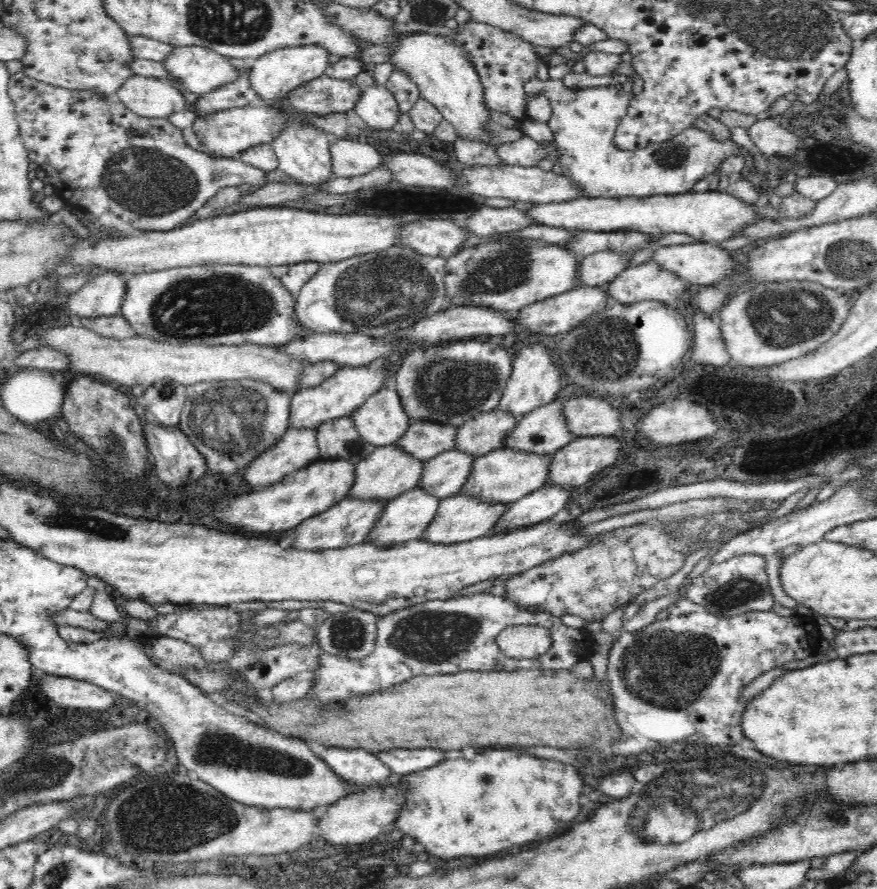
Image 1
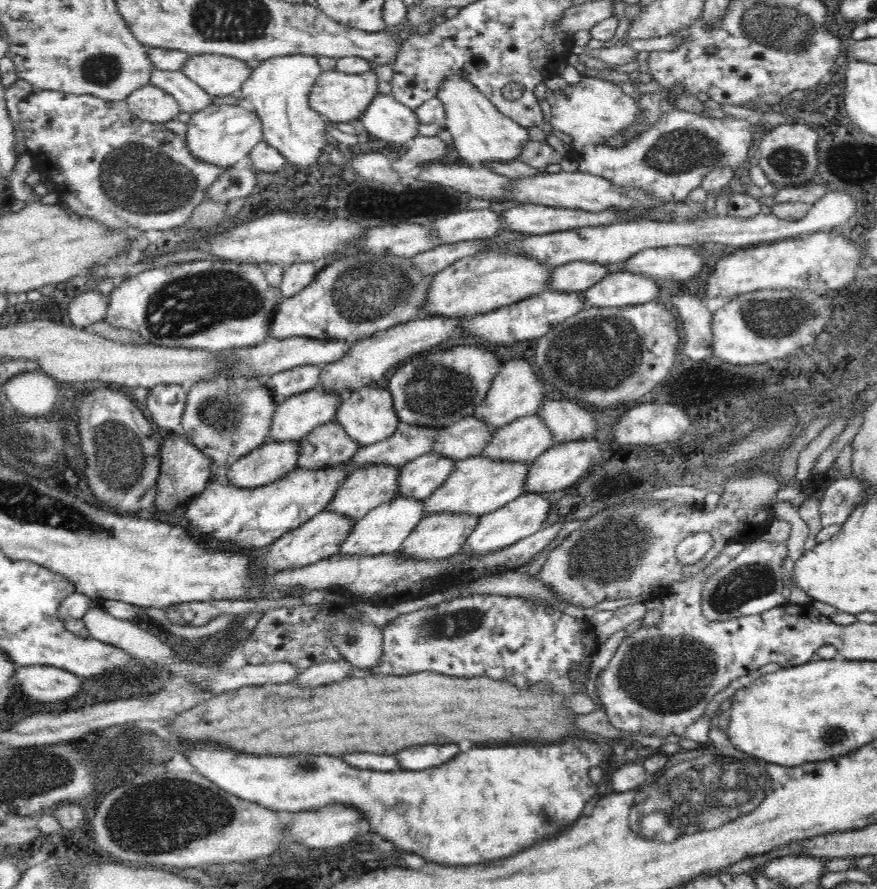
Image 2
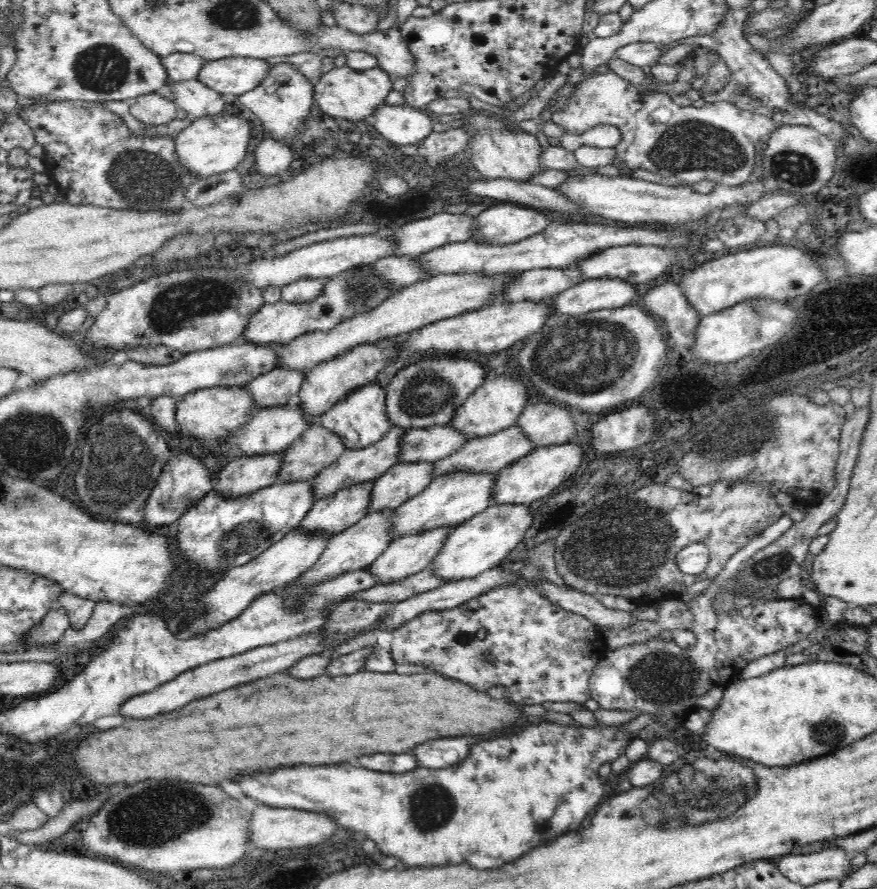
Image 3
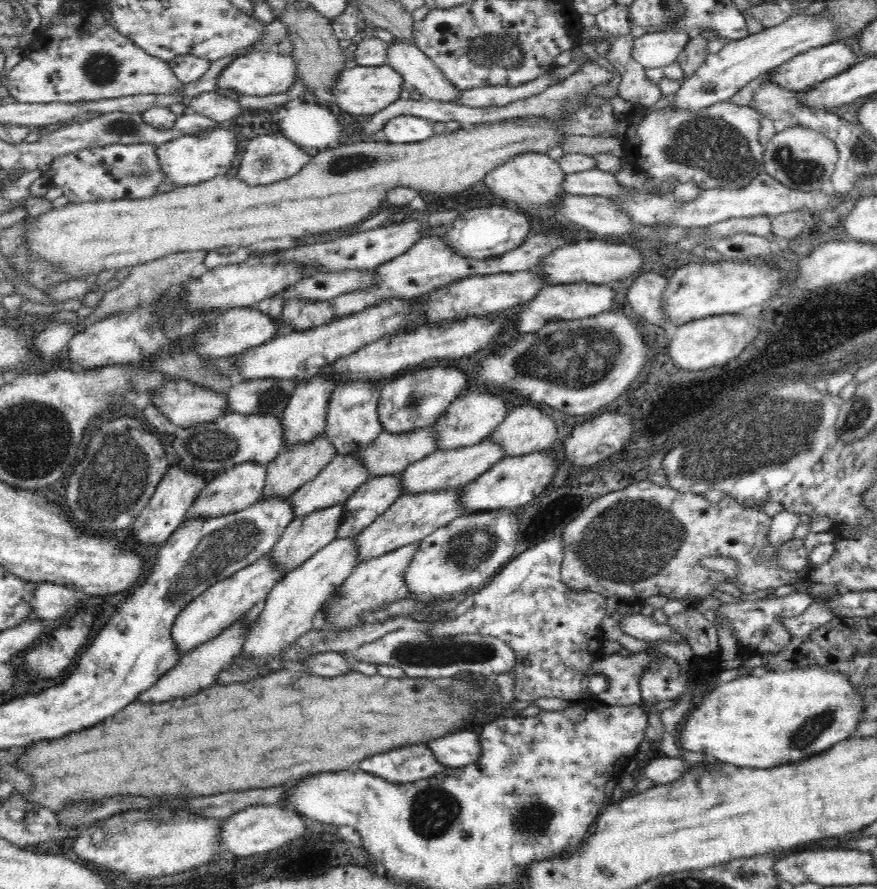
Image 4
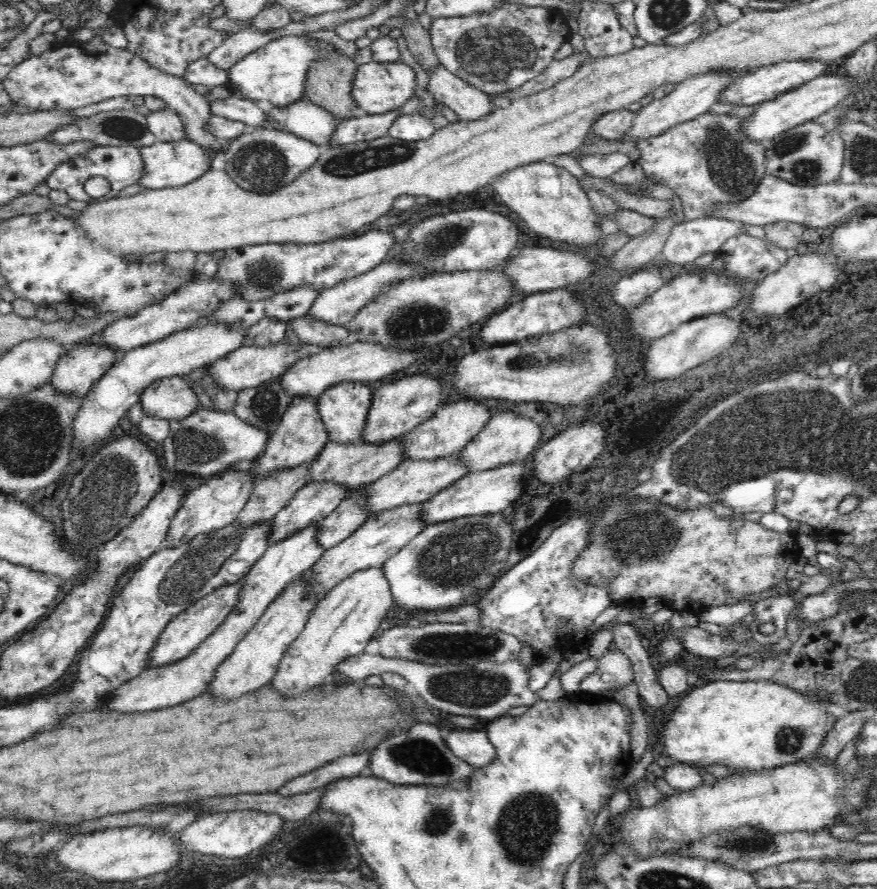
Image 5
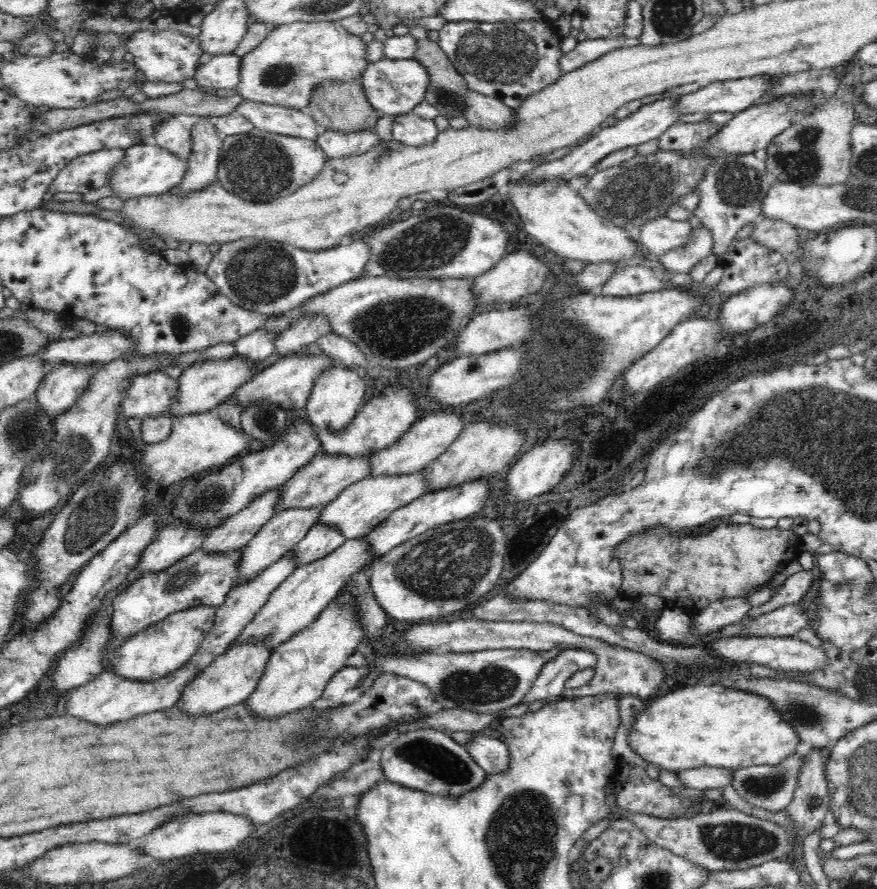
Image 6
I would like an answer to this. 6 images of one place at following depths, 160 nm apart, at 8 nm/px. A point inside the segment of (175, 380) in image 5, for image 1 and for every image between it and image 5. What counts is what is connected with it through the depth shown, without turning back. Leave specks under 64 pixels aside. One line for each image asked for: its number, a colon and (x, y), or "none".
1: (231, 423)
2: (226, 418)
3: (218, 412)
4: (186, 404)

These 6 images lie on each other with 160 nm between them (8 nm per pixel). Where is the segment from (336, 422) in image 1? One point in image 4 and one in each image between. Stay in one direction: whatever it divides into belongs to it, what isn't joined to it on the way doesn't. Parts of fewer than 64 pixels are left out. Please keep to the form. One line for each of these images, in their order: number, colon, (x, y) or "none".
2: (328, 445)
3: (318, 447)
4: (294, 467)

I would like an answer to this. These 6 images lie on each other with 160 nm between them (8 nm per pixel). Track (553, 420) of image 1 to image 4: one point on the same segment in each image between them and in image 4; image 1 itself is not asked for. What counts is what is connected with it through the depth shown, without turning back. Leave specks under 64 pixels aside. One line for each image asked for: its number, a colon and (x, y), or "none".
2: (524, 440)
3: (491, 454)
4: (444, 469)

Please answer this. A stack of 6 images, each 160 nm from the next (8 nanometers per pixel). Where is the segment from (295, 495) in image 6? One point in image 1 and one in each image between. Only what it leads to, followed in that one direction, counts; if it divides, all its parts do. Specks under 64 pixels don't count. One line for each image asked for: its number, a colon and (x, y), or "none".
1: (487, 432)
2: (469, 437)
3: (438, 442)
4: (391, 453)
5: (353, 465)

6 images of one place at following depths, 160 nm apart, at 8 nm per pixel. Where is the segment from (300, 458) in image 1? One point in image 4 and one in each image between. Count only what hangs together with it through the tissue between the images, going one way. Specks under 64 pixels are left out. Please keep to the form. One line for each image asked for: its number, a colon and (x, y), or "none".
2: (266, 464)
3: (244, 475)
4: (239, 487)

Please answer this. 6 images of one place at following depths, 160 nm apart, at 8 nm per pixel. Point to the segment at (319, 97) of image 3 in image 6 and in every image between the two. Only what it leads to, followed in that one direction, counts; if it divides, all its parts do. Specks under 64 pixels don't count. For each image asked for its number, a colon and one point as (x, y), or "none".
4: (362, 90)
5: (379, 87)
6: (394, 87)

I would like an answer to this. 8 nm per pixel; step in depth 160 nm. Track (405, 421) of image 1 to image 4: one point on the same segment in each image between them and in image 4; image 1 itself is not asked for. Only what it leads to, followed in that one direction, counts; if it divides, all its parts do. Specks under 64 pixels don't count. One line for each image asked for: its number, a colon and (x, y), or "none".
2: (368, 415)
3: (360, 419)
4: (352, 424)

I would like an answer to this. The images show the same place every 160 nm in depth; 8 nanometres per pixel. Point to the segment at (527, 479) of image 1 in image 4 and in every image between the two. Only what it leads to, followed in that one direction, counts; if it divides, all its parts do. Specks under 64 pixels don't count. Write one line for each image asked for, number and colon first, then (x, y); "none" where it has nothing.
2: (478, 485)
3: (449, 500)
4: (414, 516)

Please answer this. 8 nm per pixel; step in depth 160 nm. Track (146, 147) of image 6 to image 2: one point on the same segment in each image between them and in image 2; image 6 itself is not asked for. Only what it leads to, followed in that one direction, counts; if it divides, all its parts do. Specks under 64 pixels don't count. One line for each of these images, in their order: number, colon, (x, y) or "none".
2: (224, 135)
3: (214, 144)
4: (190, 159)
5: (166, 164)

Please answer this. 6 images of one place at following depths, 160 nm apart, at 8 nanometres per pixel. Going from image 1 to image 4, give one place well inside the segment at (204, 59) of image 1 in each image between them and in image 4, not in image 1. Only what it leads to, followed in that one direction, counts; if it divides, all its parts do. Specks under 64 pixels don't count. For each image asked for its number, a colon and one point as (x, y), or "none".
2: (219, 75)
3: (234, 76)
4: (258, 73)

